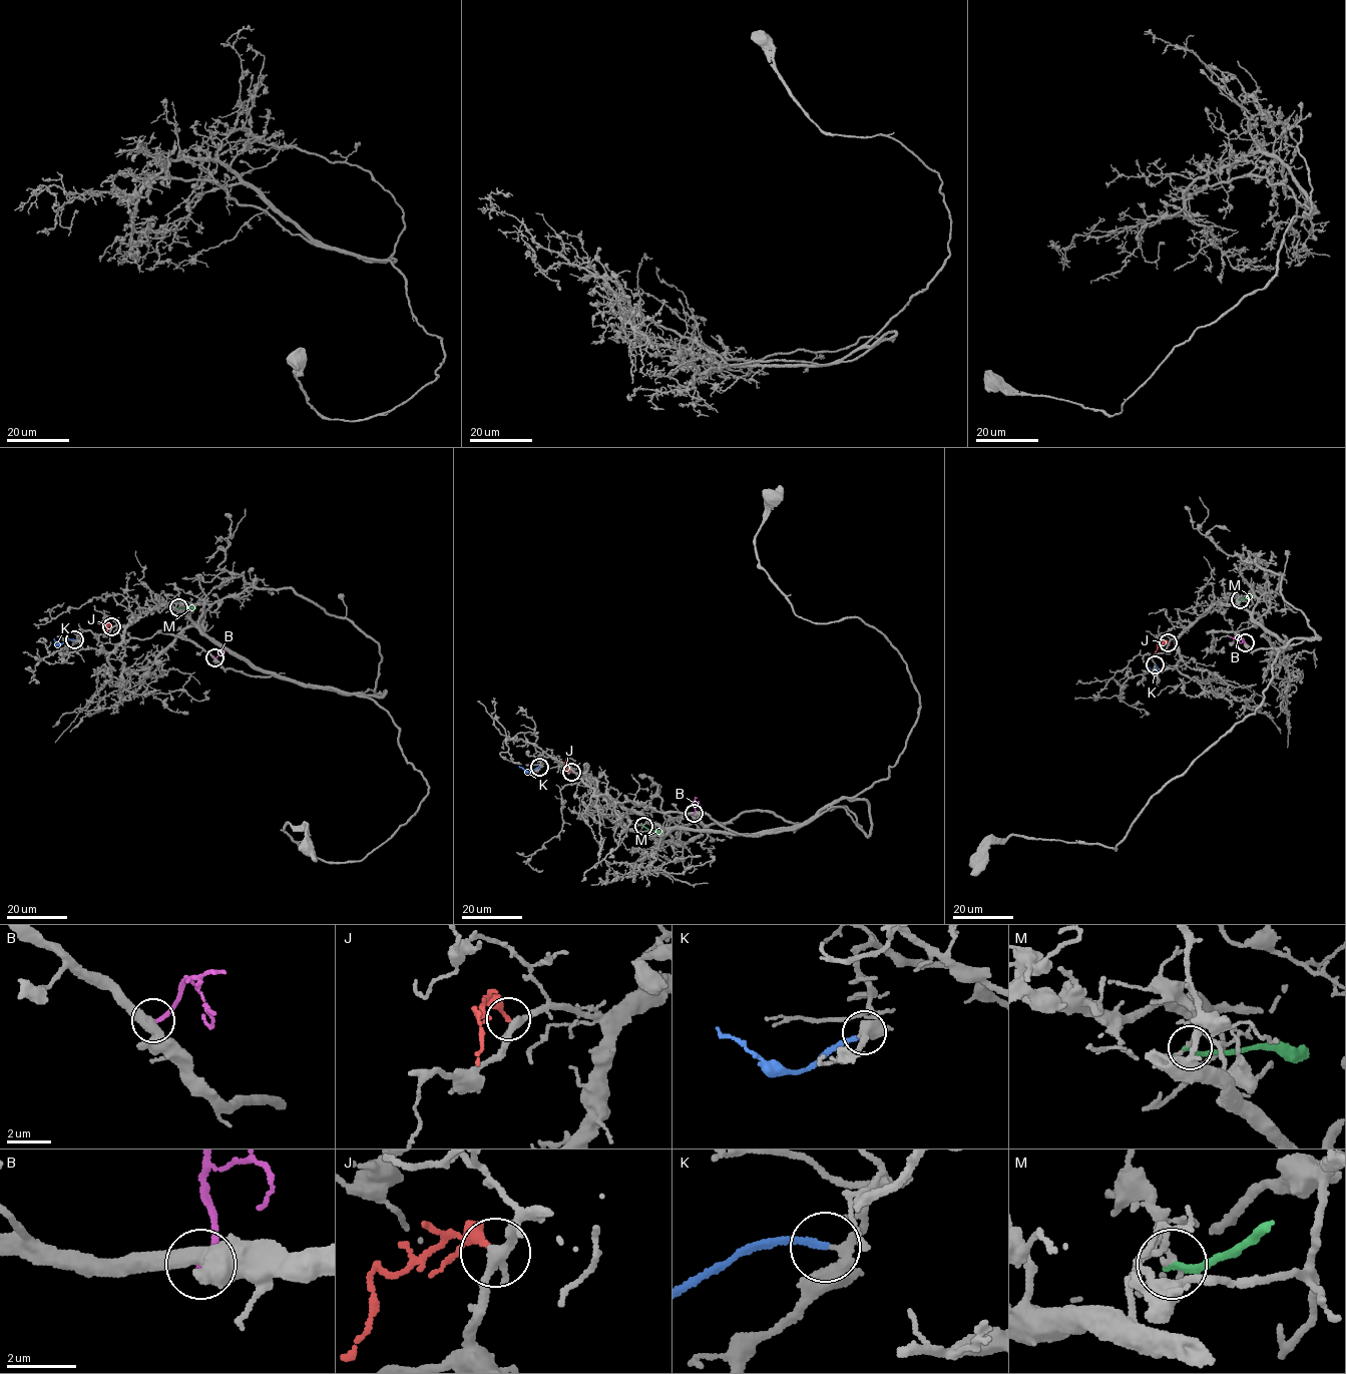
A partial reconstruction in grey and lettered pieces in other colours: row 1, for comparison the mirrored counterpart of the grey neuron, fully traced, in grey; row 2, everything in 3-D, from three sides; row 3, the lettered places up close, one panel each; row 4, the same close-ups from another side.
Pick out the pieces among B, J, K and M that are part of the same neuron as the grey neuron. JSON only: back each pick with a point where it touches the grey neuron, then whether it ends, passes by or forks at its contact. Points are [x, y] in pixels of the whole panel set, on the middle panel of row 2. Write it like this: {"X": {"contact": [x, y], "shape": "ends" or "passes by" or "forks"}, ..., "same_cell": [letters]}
{"K": {"contact": [539, 767], "shape": "ends"}, "same_cell": ["K"]}

